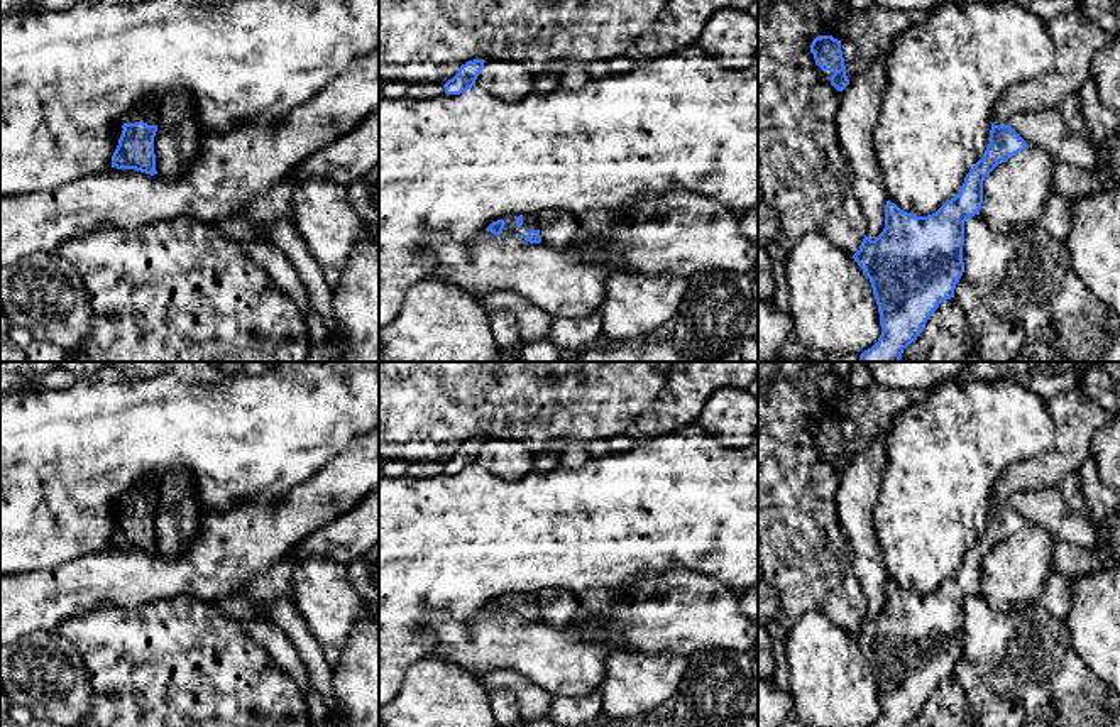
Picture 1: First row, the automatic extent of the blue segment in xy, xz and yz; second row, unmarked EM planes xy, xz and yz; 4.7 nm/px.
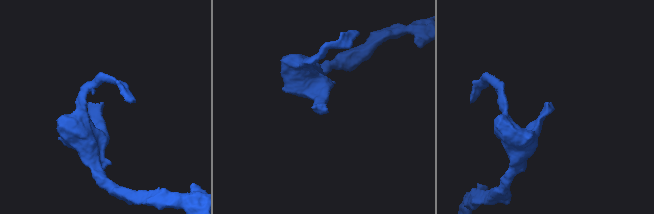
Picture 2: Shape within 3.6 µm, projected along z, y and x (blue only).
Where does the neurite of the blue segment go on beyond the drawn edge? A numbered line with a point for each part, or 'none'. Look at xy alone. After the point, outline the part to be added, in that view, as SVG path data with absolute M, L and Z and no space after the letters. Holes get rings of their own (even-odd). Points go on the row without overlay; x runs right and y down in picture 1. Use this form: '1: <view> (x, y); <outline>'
1: xy (146, 491); M147 478L140 480L135 487L130 489L127 495L124 495L125 502L144 500L147 504L157 504L159 480Z

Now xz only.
1: xz (528, 599); M523 593L523 604L519 607L516 605L516 595L504 597L502 612L519 612L526 617L530 609L538 609L535 593Z

